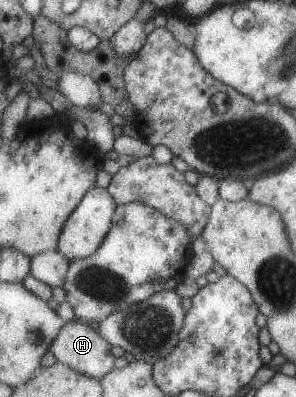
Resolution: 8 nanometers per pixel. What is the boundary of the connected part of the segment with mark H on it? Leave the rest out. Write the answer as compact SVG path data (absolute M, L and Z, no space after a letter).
M75 319L65 324L50 350L59 362L100 380L115 369L113 346L97 326Z

